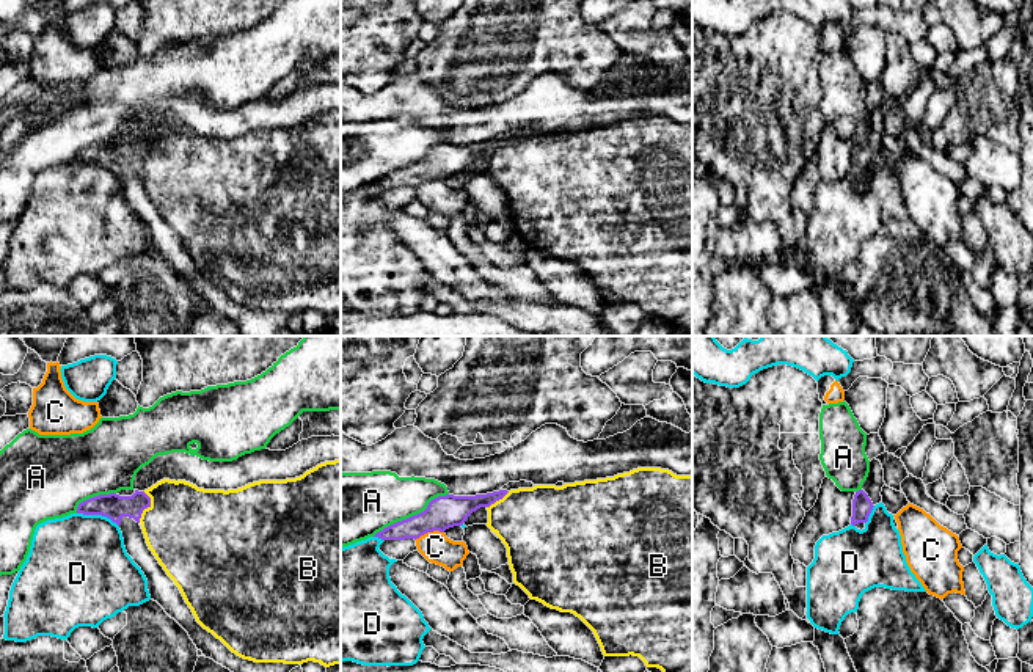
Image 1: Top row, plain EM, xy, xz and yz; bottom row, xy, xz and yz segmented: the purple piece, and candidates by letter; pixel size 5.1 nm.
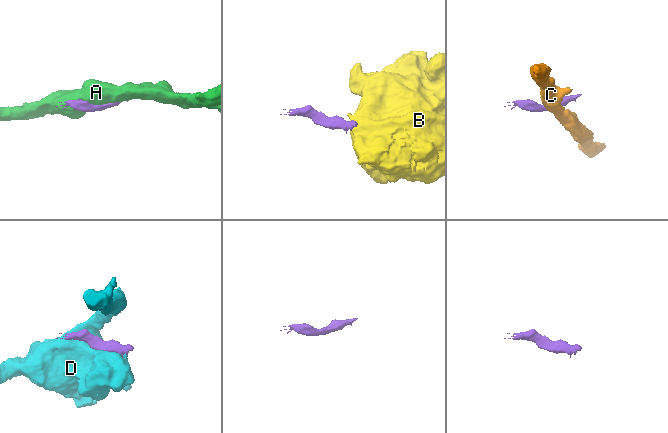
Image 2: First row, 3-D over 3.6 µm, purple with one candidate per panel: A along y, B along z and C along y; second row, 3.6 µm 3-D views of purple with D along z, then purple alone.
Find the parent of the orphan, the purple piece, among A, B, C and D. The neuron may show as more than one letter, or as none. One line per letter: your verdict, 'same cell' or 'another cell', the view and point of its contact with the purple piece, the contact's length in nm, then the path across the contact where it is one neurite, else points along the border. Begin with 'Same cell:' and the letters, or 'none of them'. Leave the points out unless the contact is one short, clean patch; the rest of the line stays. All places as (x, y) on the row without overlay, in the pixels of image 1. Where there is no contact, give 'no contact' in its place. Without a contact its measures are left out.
Same cell: none of them
A: another cell; meets purple in xz at (410, 165); contact 440 nm long
B: another cell; meets purple in xy at (146, 156); contact 160 nm long; border along xy (145, 140), (149, 153), (138, 170)
C: another cell; meets purple in xz at (429, 179); contact 160 nm long; border along xz (443, 179), (427, 179), (415, 187)
D: another cell; meets purple in xy at (98, 162); contact 220 nm long

